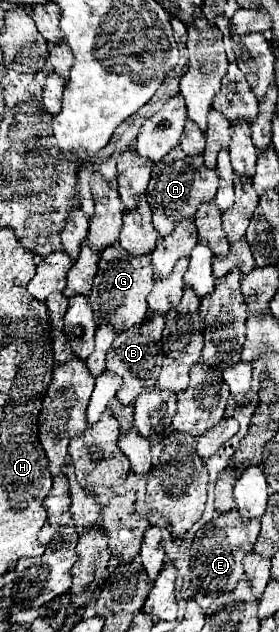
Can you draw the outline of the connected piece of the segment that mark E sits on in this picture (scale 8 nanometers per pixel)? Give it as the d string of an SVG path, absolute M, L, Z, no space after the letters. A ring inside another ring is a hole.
M235 508L203 524L197 530L191 546L191 582L195 586L195 592L203 592L205 596L217 598L223 592L233 590L235 584L245 574L243 558L247 556L249 550L253 550L257 536L259 536L259 520L243 522L241 516L237 516Z

